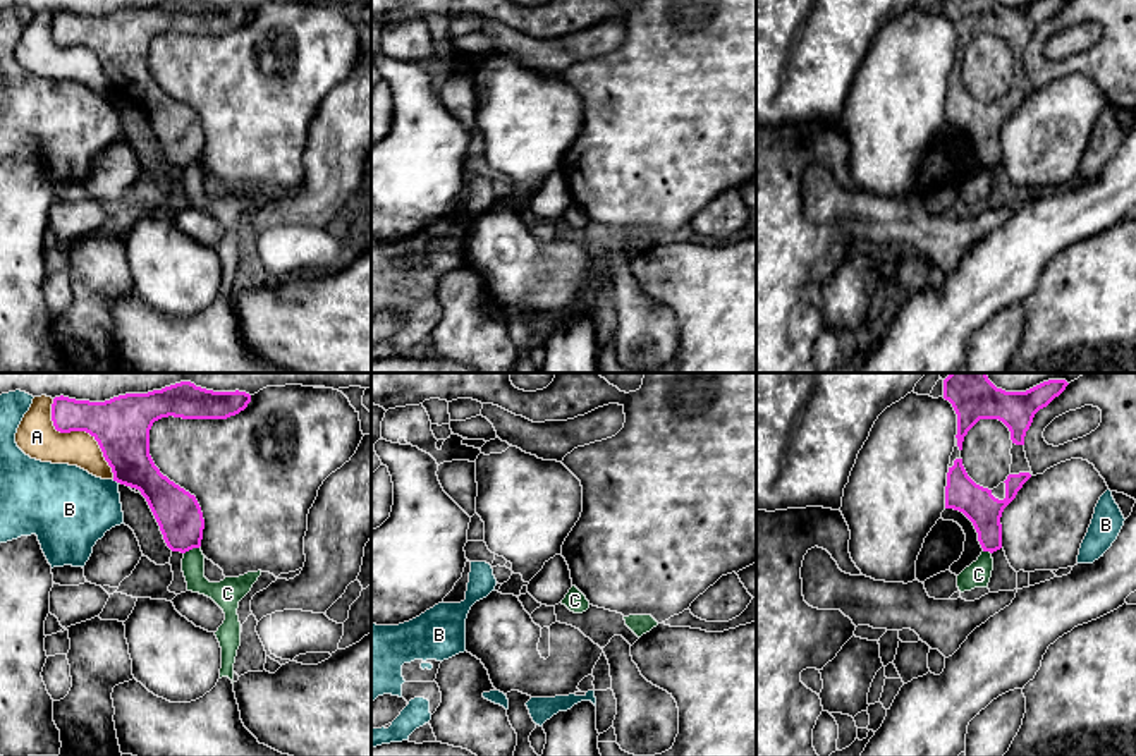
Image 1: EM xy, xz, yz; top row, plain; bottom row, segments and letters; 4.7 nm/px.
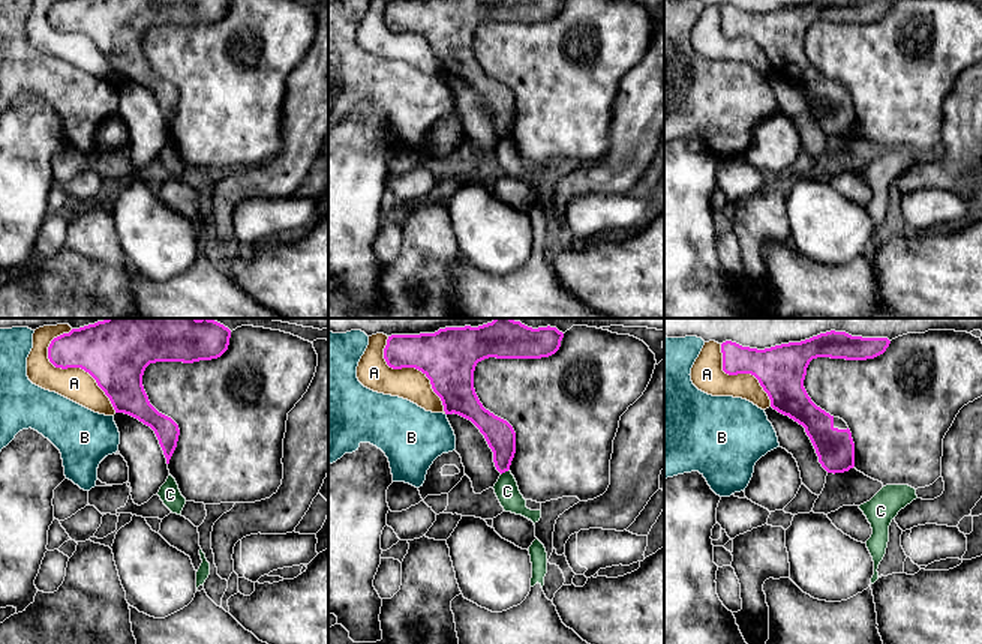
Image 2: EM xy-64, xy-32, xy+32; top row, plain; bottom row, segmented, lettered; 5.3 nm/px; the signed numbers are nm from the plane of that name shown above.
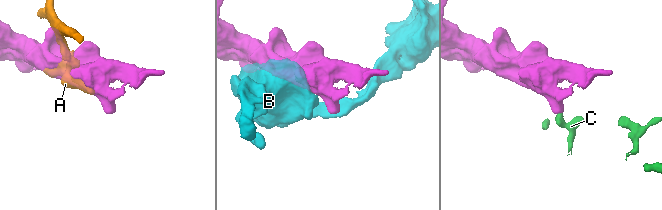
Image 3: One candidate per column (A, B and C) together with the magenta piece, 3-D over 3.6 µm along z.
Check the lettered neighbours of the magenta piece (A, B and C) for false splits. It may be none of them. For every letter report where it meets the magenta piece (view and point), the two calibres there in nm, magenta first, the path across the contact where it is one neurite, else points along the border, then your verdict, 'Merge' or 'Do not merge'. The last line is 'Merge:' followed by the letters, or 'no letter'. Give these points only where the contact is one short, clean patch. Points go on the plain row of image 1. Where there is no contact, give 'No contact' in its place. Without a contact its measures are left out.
A: Touches magenta at xy (79, 45). Thickness 260 nm (magenta) against 190 nm. Do not merge
B: Touches magenta at xy (116, 95). Thickness 260 nm (magenta) against 380 nm. Do not merge
C: Touches magenta at xy (191, 164). Thickness 220 nm (magenta) against 110 nm. Boundary: xy (198, 162), (184, 169). Do not merge
Merge: no letter

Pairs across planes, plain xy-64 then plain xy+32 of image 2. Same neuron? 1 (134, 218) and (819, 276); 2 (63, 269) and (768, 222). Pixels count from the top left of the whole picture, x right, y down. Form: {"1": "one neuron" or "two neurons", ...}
{"1": "two neurons", "2": "one neuron"}

